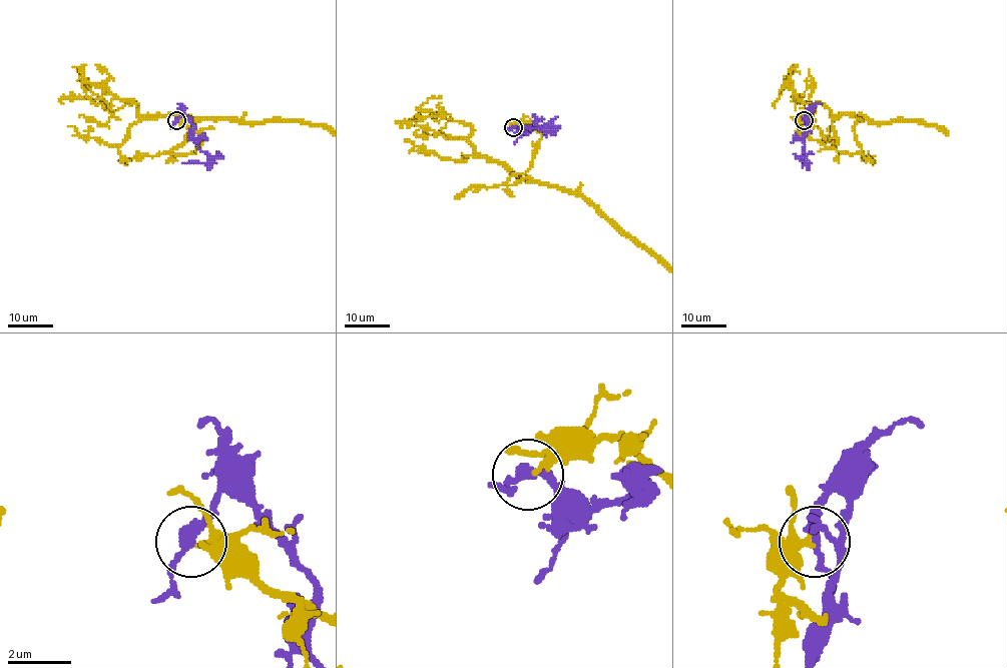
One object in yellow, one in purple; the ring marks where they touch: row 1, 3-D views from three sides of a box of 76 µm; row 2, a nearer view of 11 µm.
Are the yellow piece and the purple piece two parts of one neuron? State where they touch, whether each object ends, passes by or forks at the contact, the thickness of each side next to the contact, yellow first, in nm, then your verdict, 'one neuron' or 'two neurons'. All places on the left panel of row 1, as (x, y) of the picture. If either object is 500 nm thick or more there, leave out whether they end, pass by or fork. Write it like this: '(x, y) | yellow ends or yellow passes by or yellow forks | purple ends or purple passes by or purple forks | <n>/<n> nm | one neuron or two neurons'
(176, 120) | yellow passes by | purple passes by | 170/280 nm | two neurons

